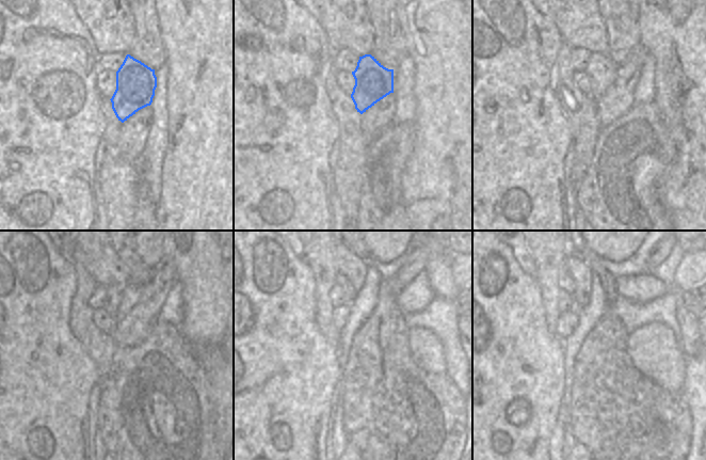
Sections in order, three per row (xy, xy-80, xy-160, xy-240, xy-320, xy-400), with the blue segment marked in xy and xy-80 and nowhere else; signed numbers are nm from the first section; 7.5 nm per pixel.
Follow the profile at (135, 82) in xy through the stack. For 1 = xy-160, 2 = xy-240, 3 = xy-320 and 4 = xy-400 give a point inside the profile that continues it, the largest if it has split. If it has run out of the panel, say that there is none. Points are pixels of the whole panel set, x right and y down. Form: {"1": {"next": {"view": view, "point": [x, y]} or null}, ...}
{"1": {"next": {"view": "xy-160", "point": [600, 69]}}, "2": {"next": {"view": "xy-240", "point": [112, 301]}}, "3": {"next": {"view": "xy-320", "point": [350, 294]}}, "4": {"next": {"view": "xy-400", "point": [565, 281]}}}

